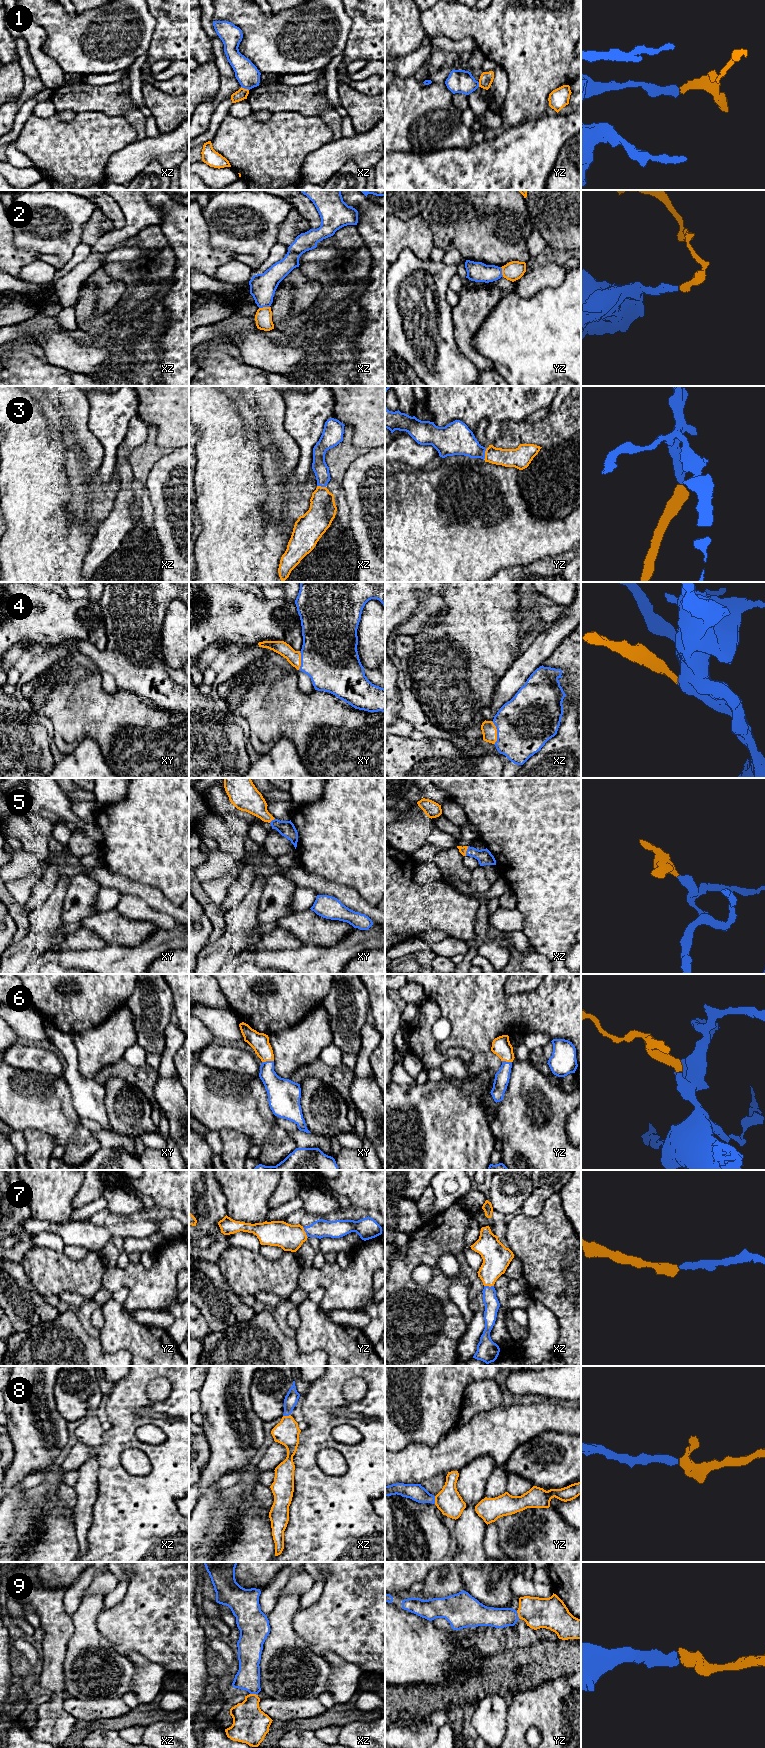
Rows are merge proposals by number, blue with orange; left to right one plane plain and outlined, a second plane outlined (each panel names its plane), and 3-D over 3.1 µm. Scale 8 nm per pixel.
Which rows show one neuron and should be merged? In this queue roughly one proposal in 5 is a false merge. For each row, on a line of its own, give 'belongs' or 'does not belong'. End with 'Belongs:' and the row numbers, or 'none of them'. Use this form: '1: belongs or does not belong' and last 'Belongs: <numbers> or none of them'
1: does not belong
2: does not belong
3: belongs
4: belongs
5: belongs
6: belongs
7: belongs
8: belongs
9: belongs
Belongs: 3, 4, 5, 6, 7, 8, 9

